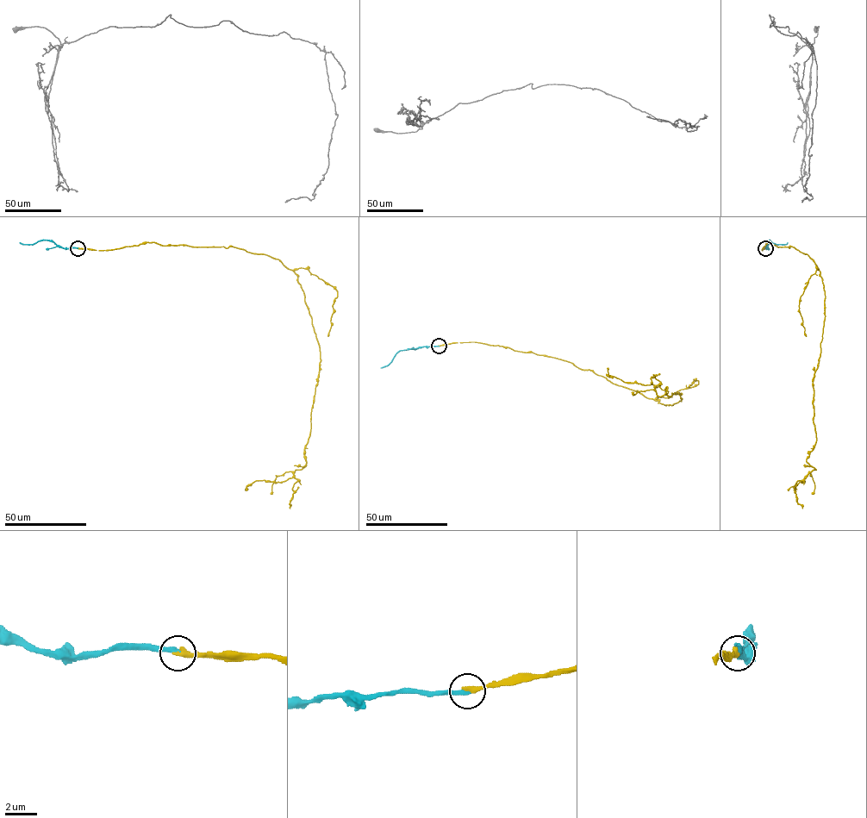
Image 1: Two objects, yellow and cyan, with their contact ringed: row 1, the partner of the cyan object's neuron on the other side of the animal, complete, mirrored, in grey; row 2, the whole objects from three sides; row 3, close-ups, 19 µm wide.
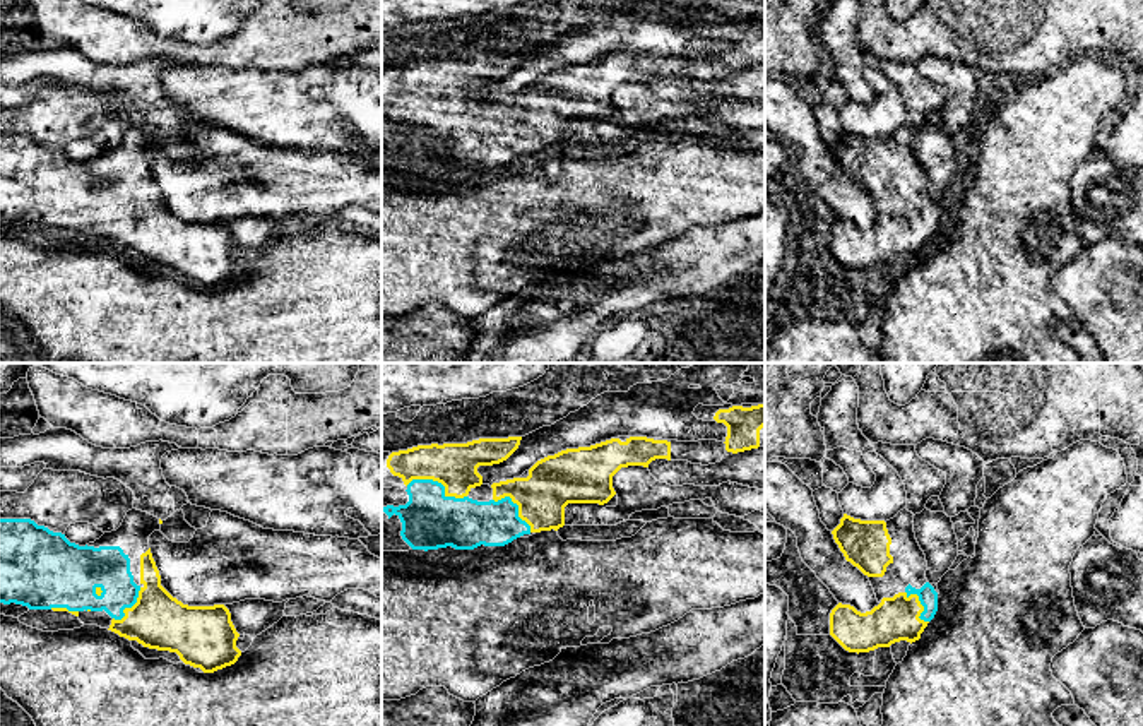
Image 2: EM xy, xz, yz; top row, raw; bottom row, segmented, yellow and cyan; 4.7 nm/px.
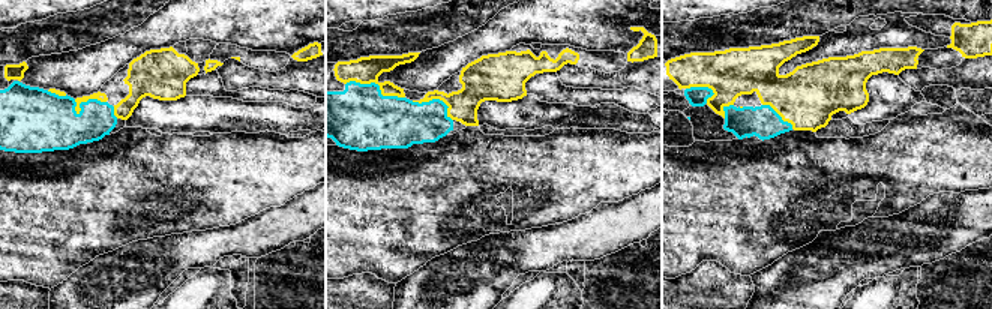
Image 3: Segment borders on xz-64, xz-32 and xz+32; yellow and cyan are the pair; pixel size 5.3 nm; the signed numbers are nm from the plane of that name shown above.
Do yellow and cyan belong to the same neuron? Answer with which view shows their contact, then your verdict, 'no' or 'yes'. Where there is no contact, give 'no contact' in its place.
xz | yes

